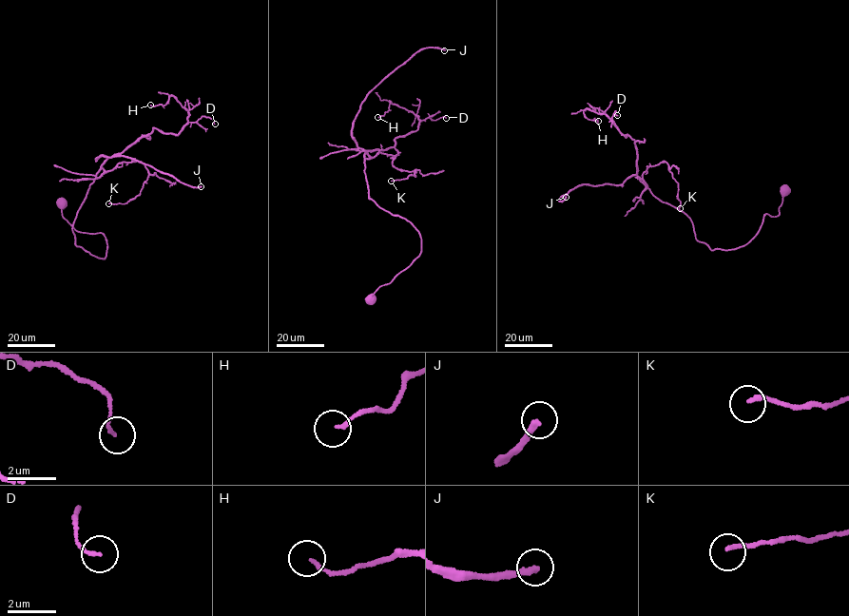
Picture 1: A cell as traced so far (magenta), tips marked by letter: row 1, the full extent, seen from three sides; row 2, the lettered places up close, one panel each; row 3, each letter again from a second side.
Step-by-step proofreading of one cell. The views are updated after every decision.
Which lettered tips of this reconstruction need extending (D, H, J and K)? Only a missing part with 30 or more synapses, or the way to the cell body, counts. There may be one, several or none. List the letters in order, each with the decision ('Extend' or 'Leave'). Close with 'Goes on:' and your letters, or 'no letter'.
D: Leave
H: Leave
J: Extend
K: Leave
Goes on: J

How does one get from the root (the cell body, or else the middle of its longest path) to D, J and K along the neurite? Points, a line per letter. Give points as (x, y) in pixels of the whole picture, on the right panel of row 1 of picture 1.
D: (786, 192), (746, 243), (713, 250), (640, 181), (617, 115)
J: (786, 192), (780, 214), (727, 250), (697, 240), (688, 217), (635, 175), (566, 197)
K: (786, 192), (746, 243), (713, 250), (646, 187), (649, 166), (667, 163), (680, 208)

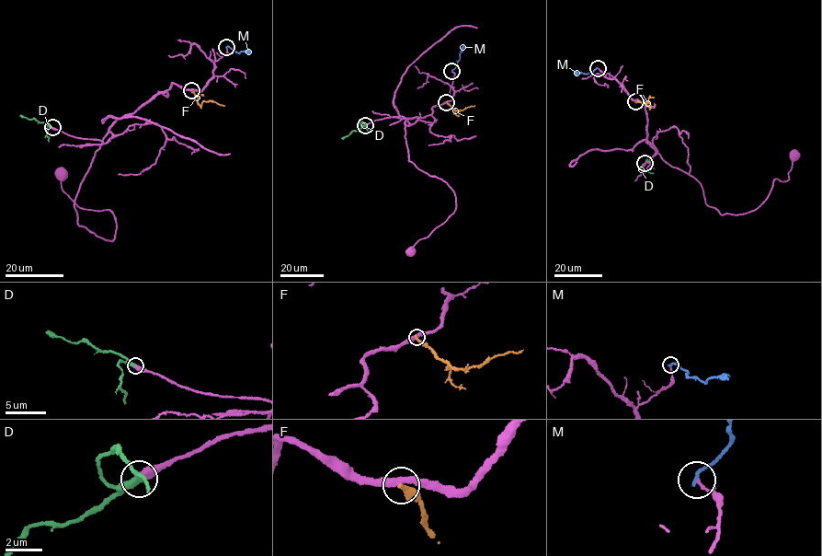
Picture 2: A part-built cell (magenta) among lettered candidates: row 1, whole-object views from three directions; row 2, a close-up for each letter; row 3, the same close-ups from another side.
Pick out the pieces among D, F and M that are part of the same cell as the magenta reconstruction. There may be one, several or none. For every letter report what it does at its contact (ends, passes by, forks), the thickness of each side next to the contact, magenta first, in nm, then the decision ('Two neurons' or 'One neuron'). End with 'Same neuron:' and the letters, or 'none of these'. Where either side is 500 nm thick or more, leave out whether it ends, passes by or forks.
D: It ends there. Thickness 460 nm (magenta) against 440 nm. One neuron
F: It ends there. Thickness 400 nm (magenta) against 280 nm. Two neurons
M: It ends there. Thickness 130 nm (magenta) against 220 nm. Two neurons
Same neuron: D

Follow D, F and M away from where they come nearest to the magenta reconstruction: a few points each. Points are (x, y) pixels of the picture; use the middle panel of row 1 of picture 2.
D: (365, 125), (341, 138)
F: (446, 102), (458, 110), (474, 106)
M: (451, 71), (464, 45)

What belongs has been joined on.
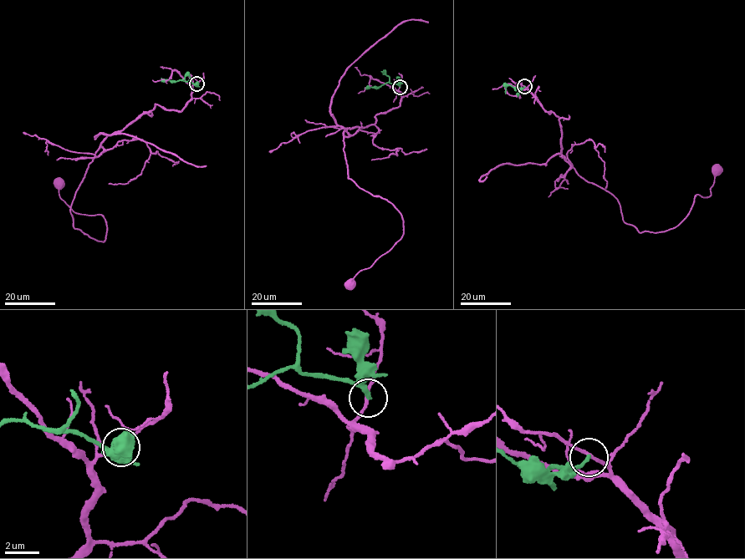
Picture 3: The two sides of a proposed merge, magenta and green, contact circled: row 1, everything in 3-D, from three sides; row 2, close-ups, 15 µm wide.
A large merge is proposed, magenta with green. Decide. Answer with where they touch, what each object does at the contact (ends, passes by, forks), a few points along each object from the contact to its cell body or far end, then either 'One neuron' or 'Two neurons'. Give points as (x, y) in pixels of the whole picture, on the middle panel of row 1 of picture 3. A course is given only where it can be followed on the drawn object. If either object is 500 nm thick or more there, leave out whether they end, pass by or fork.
Place: (400, 87). At the ring magenta passes by. At the ring green ends. Course of magenta: (400, 87), (396, 107), (343, 133), (349, 178), (385, 199), (403, 220), (400, 239), (353, 283). Course of green: (400, 87), (386, 82), (378, 87), (364, 88). Two neurons

